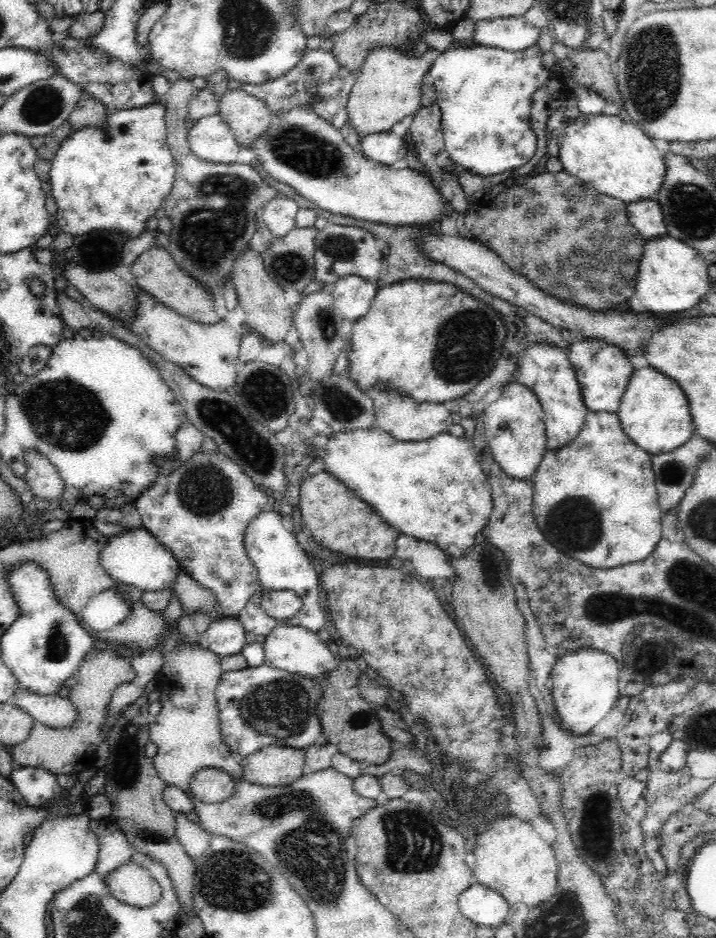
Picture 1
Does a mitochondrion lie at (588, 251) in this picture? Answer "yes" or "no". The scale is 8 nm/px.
yes

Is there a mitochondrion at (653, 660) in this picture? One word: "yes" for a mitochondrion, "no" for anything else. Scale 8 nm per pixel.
no

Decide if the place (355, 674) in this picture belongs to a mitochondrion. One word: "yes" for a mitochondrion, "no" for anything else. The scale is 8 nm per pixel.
no

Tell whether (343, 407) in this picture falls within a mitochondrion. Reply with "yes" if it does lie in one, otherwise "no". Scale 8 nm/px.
yes

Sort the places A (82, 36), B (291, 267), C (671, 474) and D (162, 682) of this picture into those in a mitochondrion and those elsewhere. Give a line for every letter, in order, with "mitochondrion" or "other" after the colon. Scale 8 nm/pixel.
A: other
B: mitochondrion
C: mitochondrion
D: other

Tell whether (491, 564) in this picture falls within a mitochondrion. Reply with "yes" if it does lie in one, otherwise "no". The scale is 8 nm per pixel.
yes

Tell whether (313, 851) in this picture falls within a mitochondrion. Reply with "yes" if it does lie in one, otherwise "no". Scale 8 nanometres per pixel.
yes

